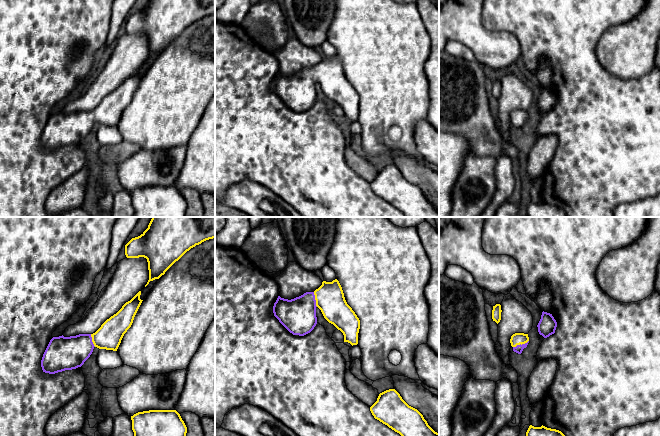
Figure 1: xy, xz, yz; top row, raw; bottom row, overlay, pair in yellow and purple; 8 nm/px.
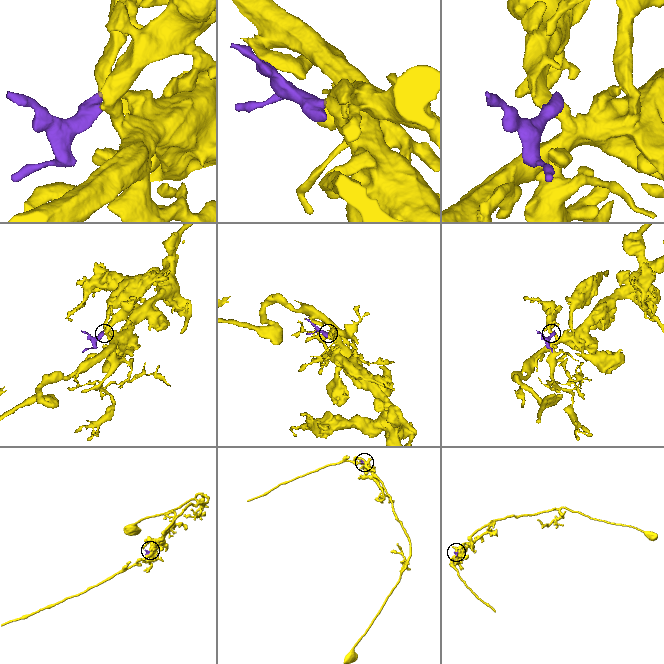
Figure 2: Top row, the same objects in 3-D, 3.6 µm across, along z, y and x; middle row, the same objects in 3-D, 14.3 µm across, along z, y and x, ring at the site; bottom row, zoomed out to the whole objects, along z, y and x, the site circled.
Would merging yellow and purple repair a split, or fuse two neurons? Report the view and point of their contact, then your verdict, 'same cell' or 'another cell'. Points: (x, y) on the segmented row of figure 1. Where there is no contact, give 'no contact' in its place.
contact yz (520, 343); same cell

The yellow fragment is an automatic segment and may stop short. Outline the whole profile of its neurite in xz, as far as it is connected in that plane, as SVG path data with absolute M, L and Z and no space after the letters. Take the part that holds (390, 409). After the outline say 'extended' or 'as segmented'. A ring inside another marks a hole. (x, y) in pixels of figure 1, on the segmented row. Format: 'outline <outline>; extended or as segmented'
outline M395 389L380 393L370 411L375 419L401 436L439 436L423 415L409 406Z; as segmented

